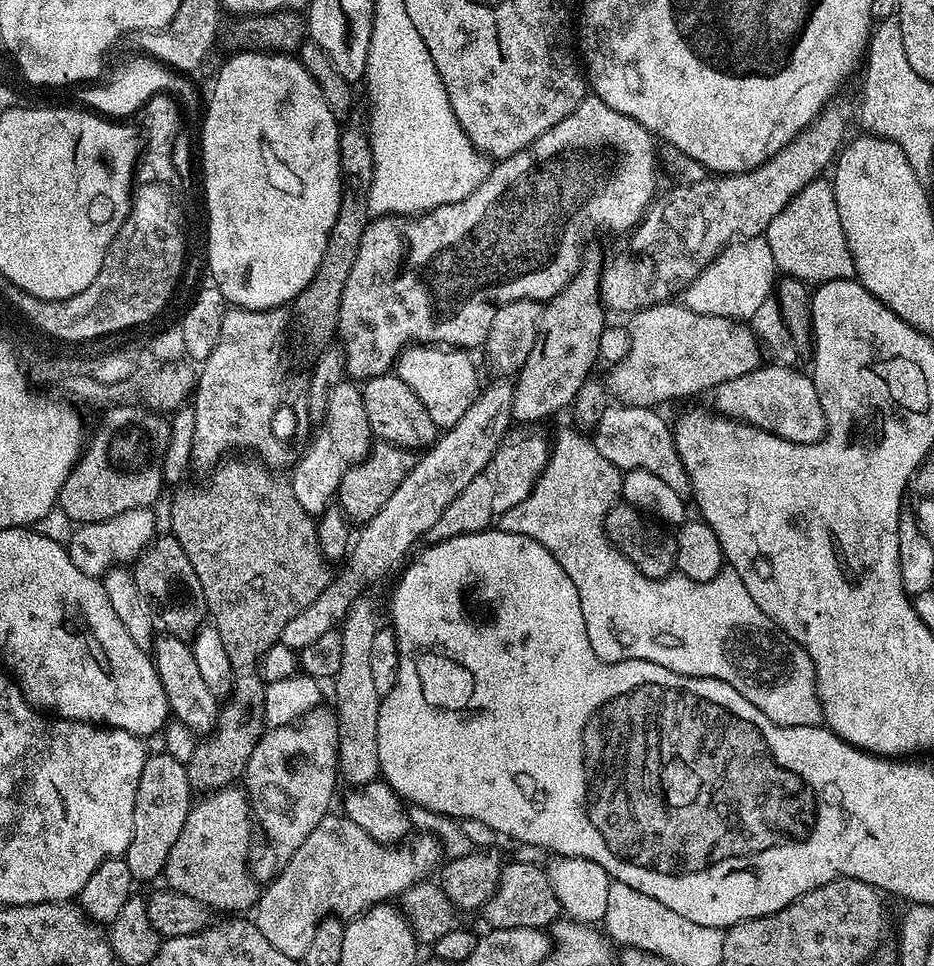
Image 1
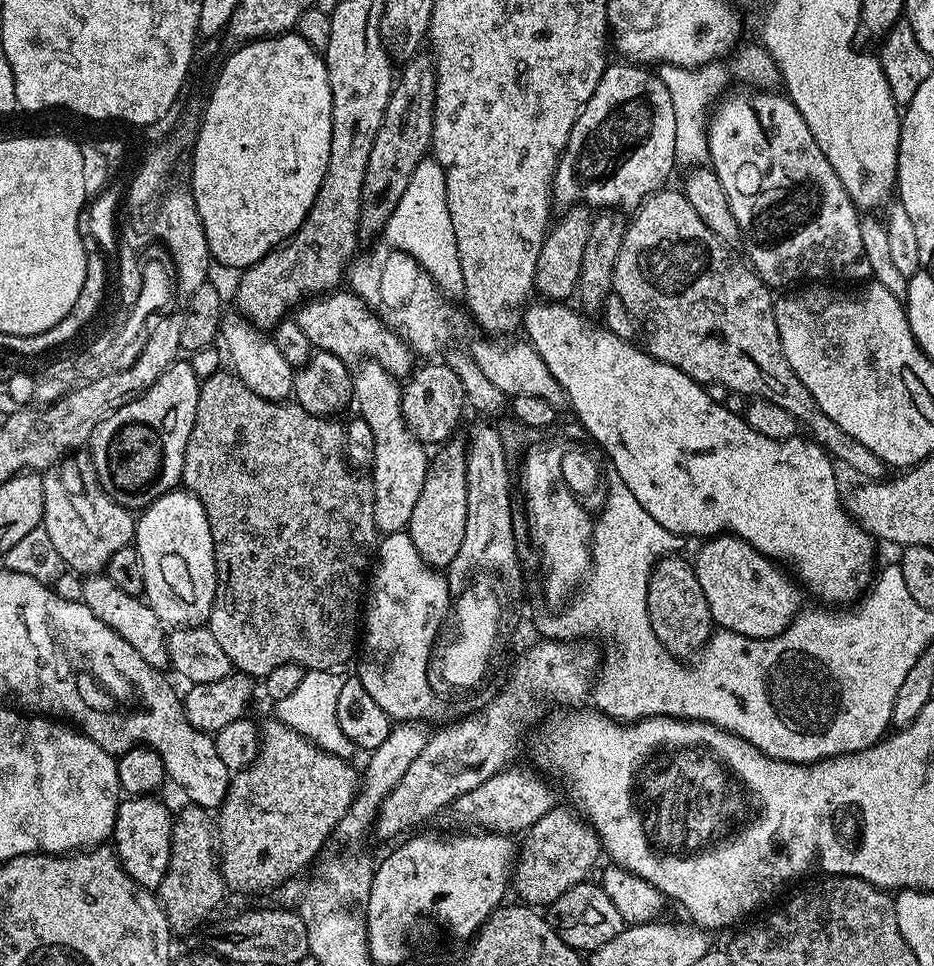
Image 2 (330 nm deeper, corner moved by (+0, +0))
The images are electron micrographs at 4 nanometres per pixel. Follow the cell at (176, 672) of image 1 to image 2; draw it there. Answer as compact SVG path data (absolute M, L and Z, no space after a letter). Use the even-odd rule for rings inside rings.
M92 574L84 581L82 602L93 614L102 618L102 622L106 622L110 630L114 630L126 642L130 642L130 646L134 646L134 650L142 654L142 658L150 667L157 670L169 667L170 657L165 625L161 624L158 614L154 614L152 607L141 597L131 596L123 590L118 590L118 586L114 586L114 582L110 582L107 575Z

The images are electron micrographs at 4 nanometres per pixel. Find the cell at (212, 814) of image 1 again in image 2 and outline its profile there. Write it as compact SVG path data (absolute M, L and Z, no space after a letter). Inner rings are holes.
M271 718L265 724L262 724L262 743L260 753L256 755L256 761L248 768L243 768L240 772L235 773L229 779L228 793L226 798L220 801L218 815L214 820L214 835L218 841L218 859L220 861L220 873L224 876L224 883L229 889L236 892L268 892L271 888L276 888L279 884L287 882L291 876L302 871L312 859L320 852L320 847L327 840L328 835L331 837L336 831L336 825L339 820L346 814L348 807L351 806L352 799L356 796L358 785L358 772L351 767L349 761L340 756L335 756L329 752L322 751L321 748L311 744L310 741L302 734L298 734L290 726L286 726L279 718Z

